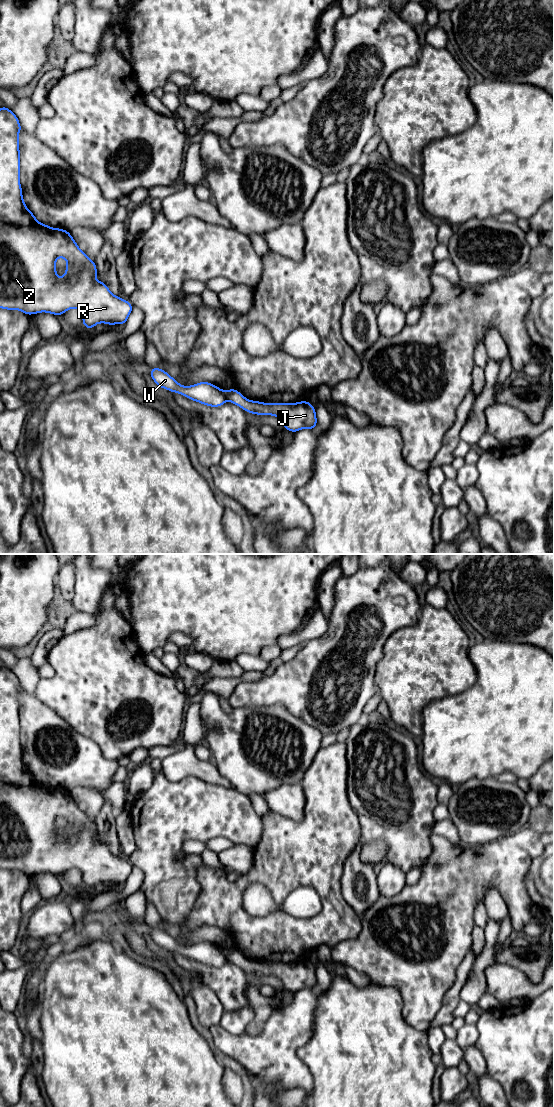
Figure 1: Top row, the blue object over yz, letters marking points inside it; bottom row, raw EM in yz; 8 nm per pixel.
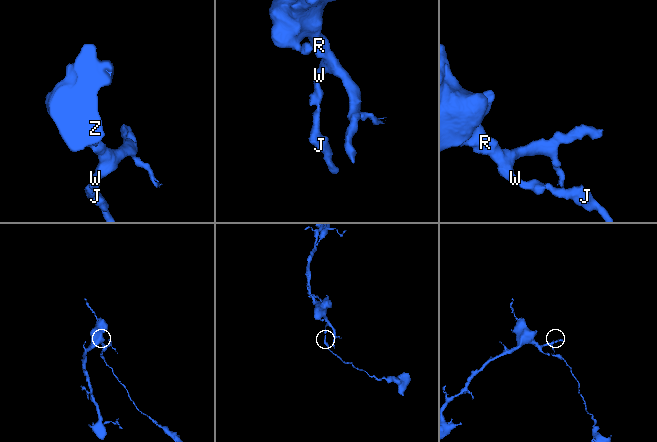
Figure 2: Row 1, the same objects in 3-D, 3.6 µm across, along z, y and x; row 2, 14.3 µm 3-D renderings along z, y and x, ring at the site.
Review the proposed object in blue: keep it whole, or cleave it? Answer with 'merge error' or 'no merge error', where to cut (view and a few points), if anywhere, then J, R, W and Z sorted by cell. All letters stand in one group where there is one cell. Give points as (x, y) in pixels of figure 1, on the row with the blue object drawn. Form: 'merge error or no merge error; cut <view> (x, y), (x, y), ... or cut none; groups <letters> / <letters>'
merge error; cut yz (224, 391), (227, 399); groups J / R W Z

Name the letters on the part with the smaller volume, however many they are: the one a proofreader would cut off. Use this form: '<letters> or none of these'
J

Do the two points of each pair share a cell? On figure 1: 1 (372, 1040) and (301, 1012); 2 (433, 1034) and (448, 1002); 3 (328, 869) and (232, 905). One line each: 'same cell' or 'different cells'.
1: different cells
2: different cells
3: same cell

